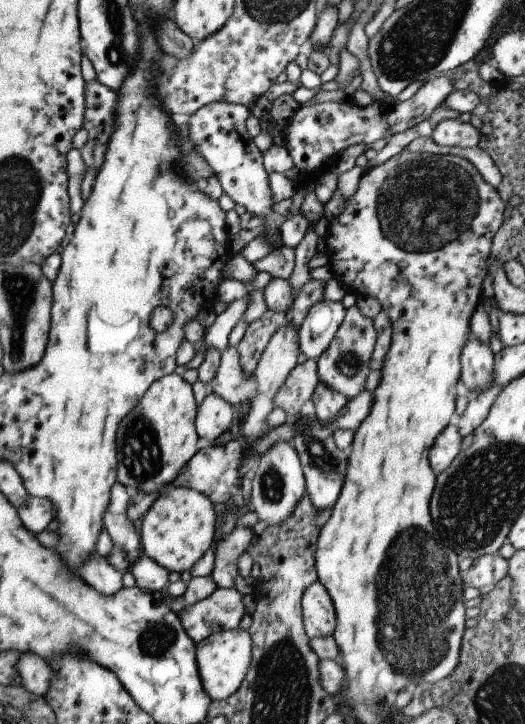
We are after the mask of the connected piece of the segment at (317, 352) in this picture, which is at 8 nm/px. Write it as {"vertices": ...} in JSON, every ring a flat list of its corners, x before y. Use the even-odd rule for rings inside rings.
{"vertices":[[320,301,306,315,298,331,300,350,308,359,317,359,330,346,345,317,340,301]]}

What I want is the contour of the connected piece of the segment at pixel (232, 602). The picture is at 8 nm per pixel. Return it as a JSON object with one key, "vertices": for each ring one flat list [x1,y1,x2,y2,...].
{"vertices":[[217,588,208,598,186,605,177,615,195,644,211,634,235,629,245,615,243,594,235,588]]}

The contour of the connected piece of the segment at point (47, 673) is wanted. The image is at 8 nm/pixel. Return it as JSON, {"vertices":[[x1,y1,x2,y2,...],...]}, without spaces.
{"vertices":[[22,653,16,662,16,670,28,692,42,698,46,696,52,680,52,668,47,662,34,653]]}

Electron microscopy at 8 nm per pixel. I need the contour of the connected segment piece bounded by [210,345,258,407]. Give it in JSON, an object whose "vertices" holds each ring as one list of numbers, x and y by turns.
{"vertices":[[228,346,222,353,218,372,210,382,212,391,233,407,251,404,256,398,258,384,253,376,246,376,240,366,237,346]]}

